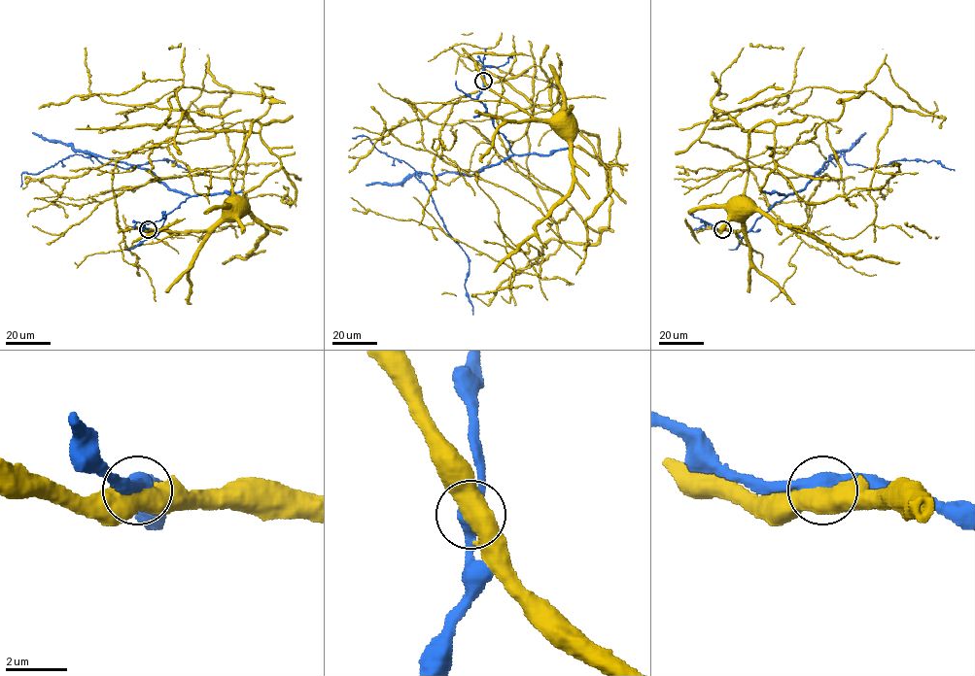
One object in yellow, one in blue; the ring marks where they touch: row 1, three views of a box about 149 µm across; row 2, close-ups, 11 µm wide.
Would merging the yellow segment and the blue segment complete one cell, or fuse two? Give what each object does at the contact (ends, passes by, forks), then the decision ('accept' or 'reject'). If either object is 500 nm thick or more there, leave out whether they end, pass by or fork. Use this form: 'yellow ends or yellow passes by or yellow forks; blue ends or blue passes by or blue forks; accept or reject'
yellow forks; blue passes by; accept

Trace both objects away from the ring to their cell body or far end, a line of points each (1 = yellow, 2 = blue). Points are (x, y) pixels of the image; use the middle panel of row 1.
1: (483, 81), (537, 118), (559, 124), (567, 120)
2: (483, 81), (477, 98), (512, 155), (471, 175), (414, 176), (468, 256), (464, 285), (473, 315)

